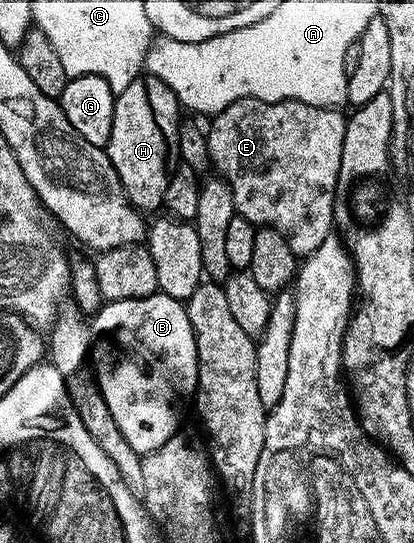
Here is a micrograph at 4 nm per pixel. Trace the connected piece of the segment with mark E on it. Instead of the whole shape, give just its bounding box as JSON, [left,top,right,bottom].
[206,97,348,255]

